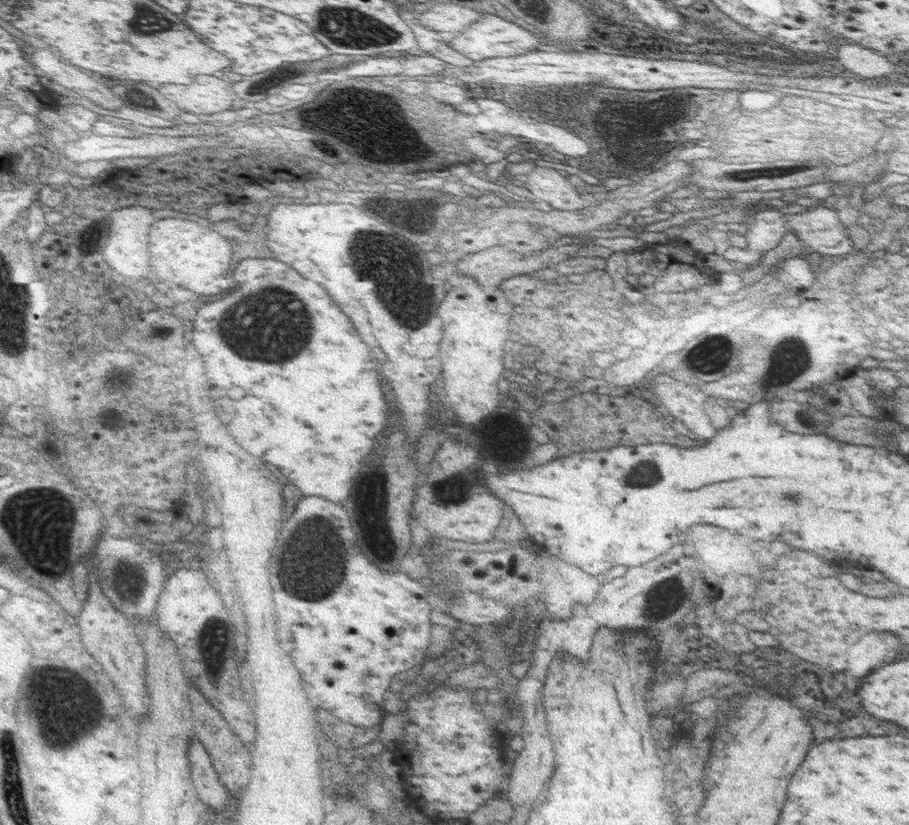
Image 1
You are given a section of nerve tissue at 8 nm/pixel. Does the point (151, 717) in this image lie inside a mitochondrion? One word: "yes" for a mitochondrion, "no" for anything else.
no

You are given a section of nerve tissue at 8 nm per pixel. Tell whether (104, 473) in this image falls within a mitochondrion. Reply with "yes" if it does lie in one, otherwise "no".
no

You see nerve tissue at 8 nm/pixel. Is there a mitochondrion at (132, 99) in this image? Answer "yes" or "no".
no

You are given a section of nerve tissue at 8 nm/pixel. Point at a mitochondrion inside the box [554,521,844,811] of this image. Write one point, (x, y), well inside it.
(659, 595)

